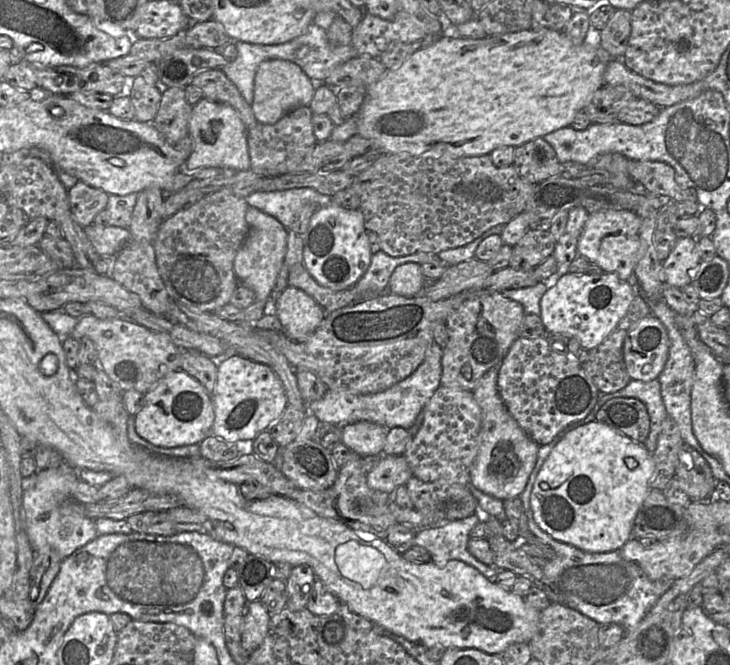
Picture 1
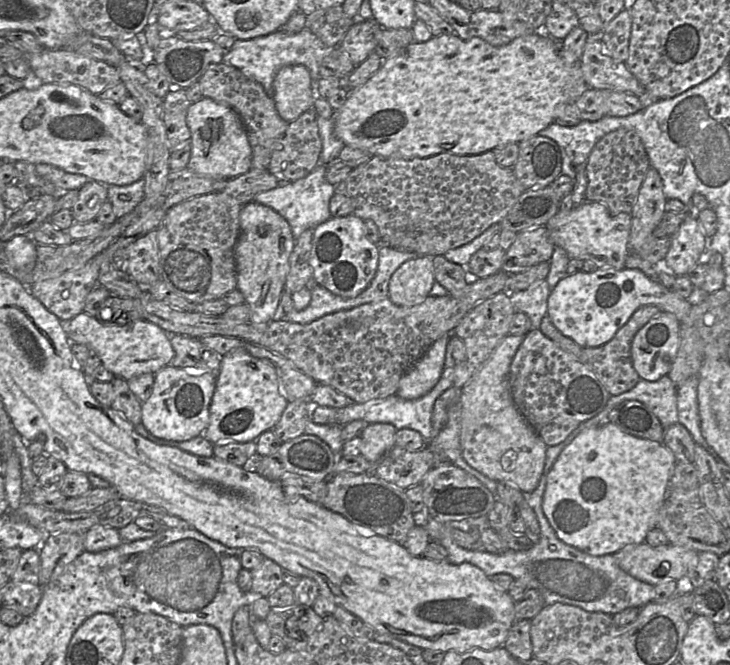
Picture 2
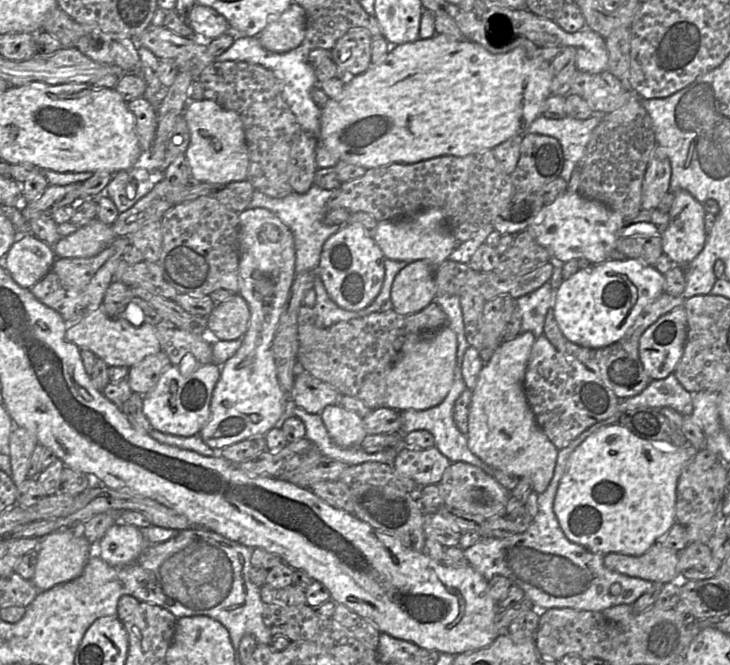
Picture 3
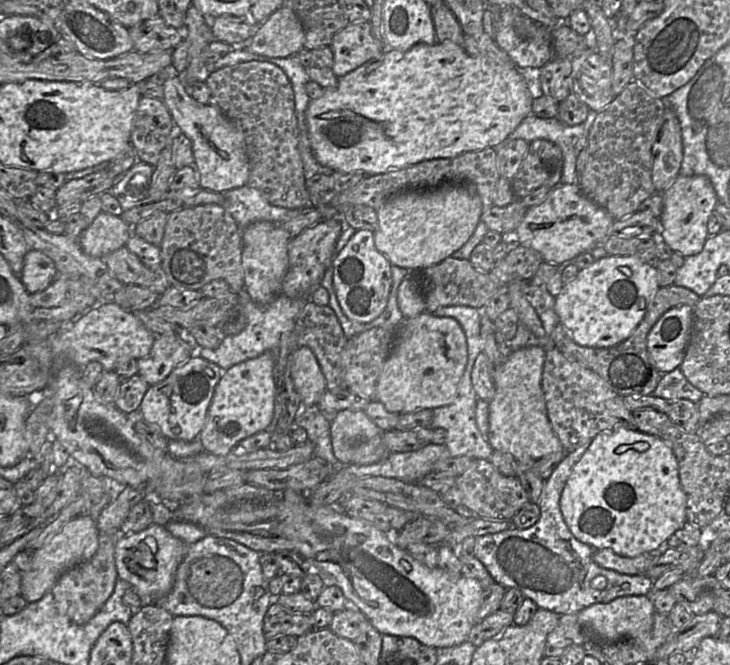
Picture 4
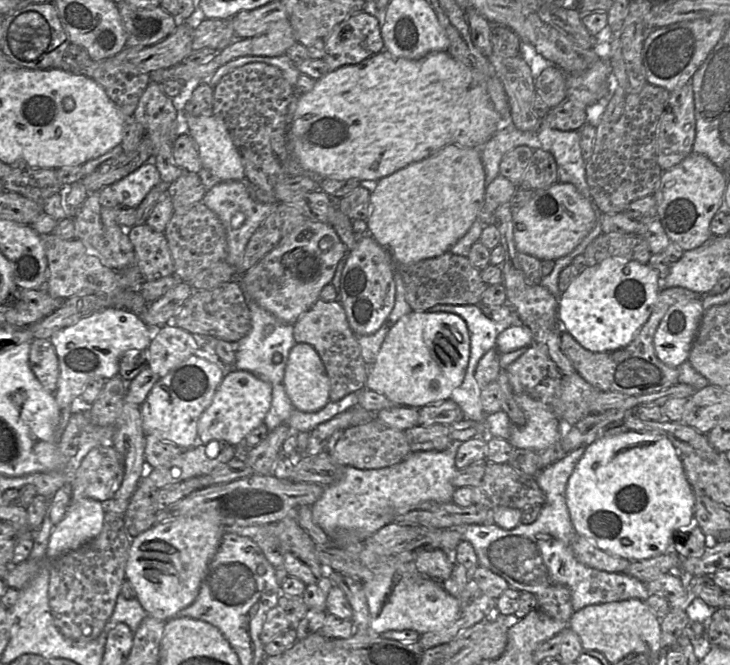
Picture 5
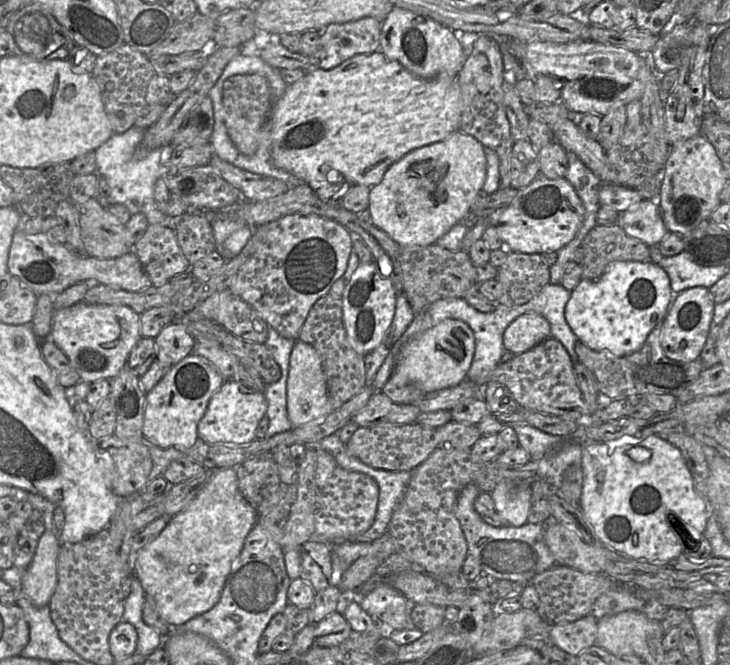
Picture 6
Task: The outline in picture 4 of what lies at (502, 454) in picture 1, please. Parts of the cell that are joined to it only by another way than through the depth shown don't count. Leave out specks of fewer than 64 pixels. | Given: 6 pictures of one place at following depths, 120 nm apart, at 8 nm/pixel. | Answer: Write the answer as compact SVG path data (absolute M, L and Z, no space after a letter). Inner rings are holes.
M528 346L511 352L507 360L492 374L495 395L489 402L487 441L492 449L510 453L516 461L529 462L564 451L547 415L541 388L544 361L544 349Z

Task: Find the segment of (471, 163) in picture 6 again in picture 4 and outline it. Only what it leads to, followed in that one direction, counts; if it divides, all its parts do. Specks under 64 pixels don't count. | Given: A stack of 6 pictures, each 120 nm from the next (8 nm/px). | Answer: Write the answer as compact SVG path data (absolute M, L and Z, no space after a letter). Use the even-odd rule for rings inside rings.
M444 183L431 189L400 191L377 209L376 249L394 266L418 272L461 248L471 237L482 214L474 186Z

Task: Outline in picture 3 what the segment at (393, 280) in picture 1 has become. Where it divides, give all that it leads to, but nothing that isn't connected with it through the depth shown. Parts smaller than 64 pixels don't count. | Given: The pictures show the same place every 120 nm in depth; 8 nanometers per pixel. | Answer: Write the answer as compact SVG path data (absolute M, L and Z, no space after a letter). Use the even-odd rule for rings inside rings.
M415 260L400 270L391 288L395 312L401 315L414 314L434 301L435 267L429 260Z

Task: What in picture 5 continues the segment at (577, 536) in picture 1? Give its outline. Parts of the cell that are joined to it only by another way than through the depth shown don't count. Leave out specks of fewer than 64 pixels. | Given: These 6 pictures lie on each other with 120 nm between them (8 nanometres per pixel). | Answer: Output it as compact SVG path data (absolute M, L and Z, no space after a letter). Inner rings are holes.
M627 431L612 436L603 436L588 445L568 480L566 487L566 504L571 523L579 535L595 542L601 549L630 561L645 560L666 553L673 548L675 533L683 531L694 523L695 495L687 480L680 454L667 438L660 435L643 434L635 431Z

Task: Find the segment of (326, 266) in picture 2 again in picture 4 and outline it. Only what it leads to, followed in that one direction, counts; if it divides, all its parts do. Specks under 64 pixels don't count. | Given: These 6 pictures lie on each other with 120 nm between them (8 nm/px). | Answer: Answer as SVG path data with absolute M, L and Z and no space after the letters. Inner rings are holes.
M358 229L347 244L332 258L333 287L340 308L350 319L369 323L386 308L391 289L391 263L374 244L374 233Z

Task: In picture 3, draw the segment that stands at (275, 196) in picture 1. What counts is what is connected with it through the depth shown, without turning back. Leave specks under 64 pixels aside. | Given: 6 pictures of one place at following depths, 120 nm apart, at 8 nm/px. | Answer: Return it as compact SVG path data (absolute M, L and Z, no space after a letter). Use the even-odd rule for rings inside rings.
M313 184L306 193L293 192L283 198L273 198L257 190L253 193L247 208L265 208L274 213L291 230L296 253L296 274L305 271L316 274L323 244L332 234L345 225L328 225L324 222L328 213L327 202L332 193L333 190L320 188L316 184Z

